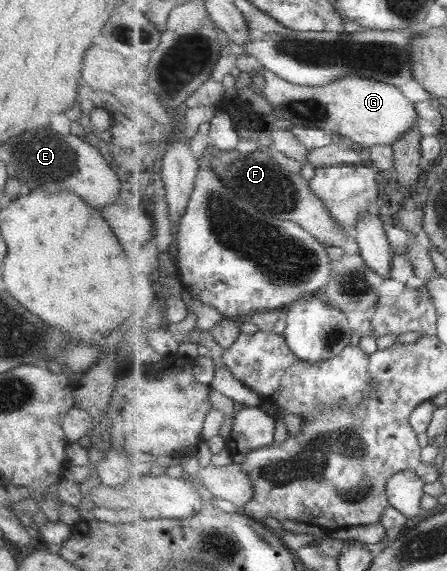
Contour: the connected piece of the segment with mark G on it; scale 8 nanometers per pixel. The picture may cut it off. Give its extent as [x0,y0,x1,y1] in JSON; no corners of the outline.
[257,69,419,149]

